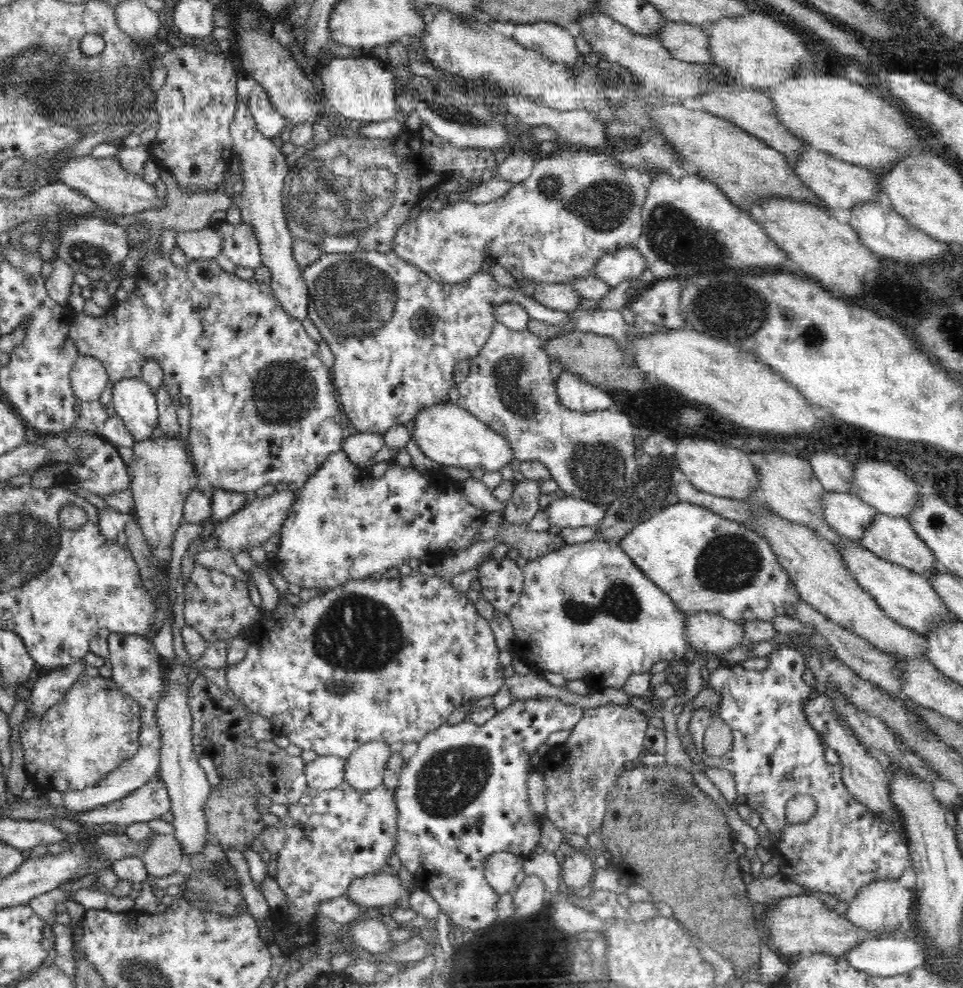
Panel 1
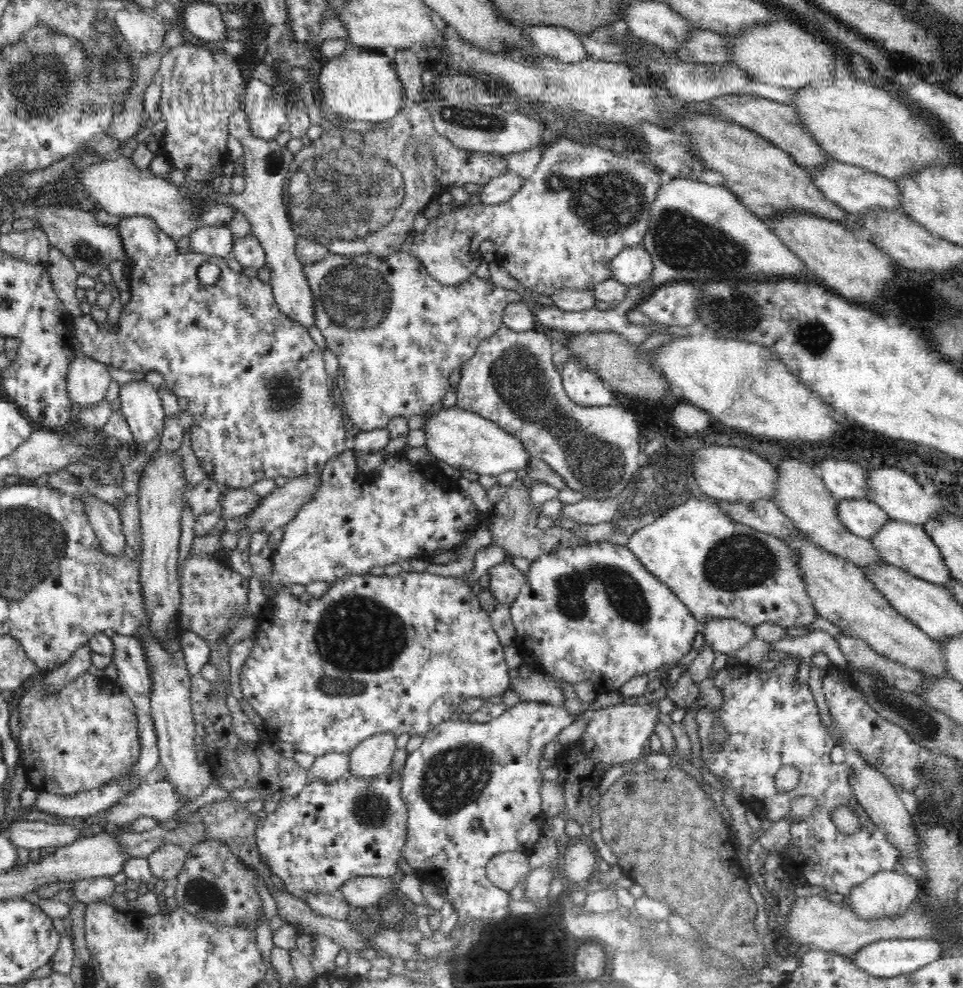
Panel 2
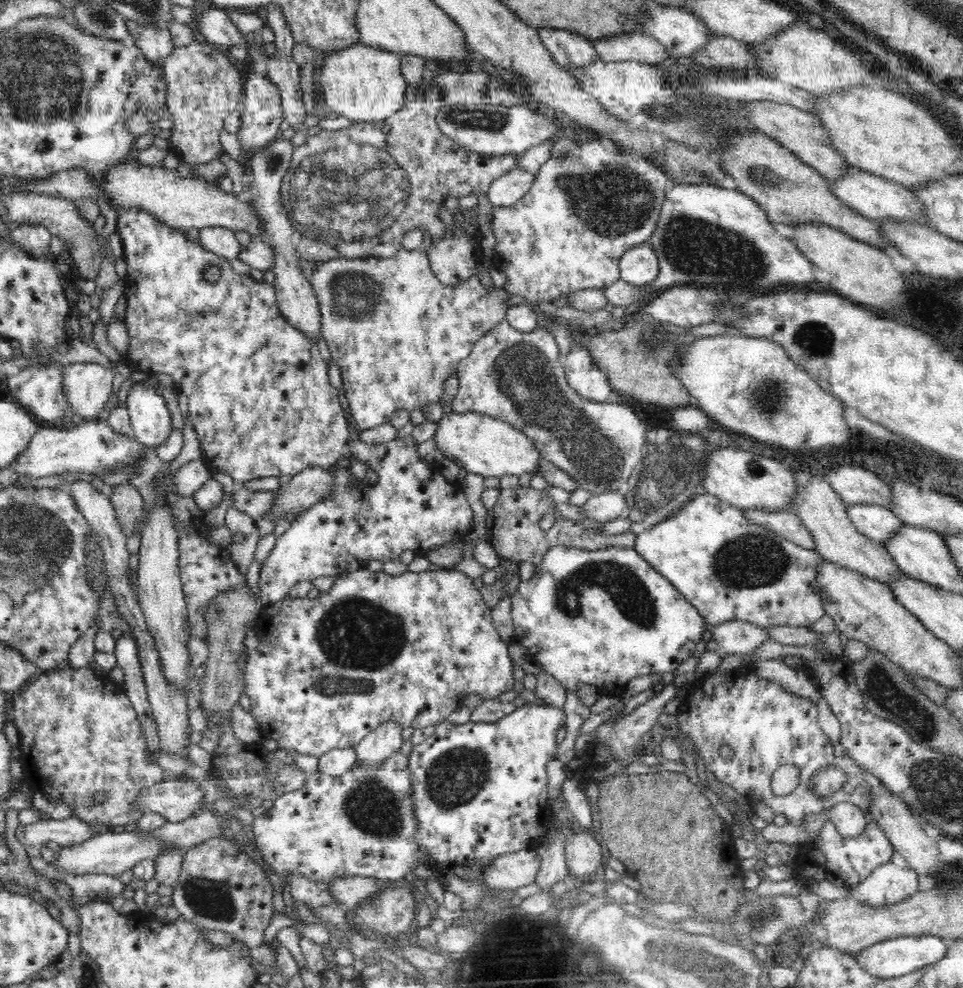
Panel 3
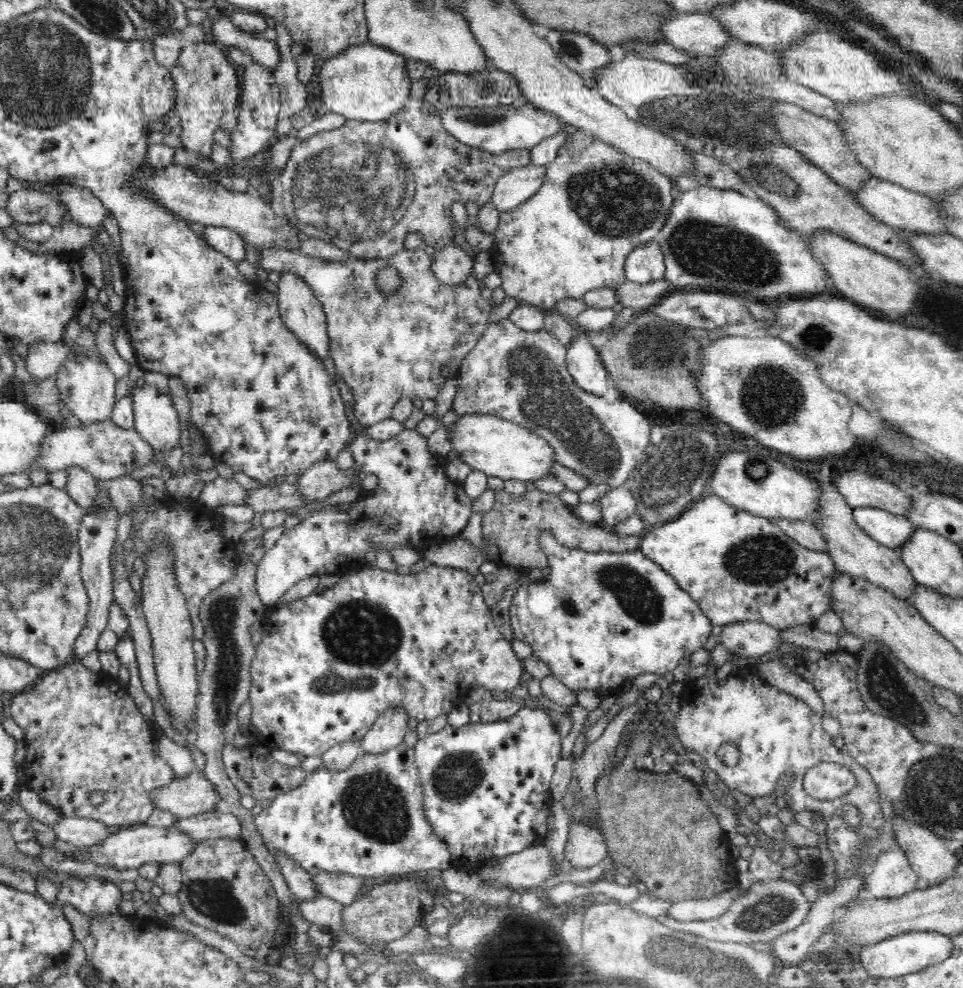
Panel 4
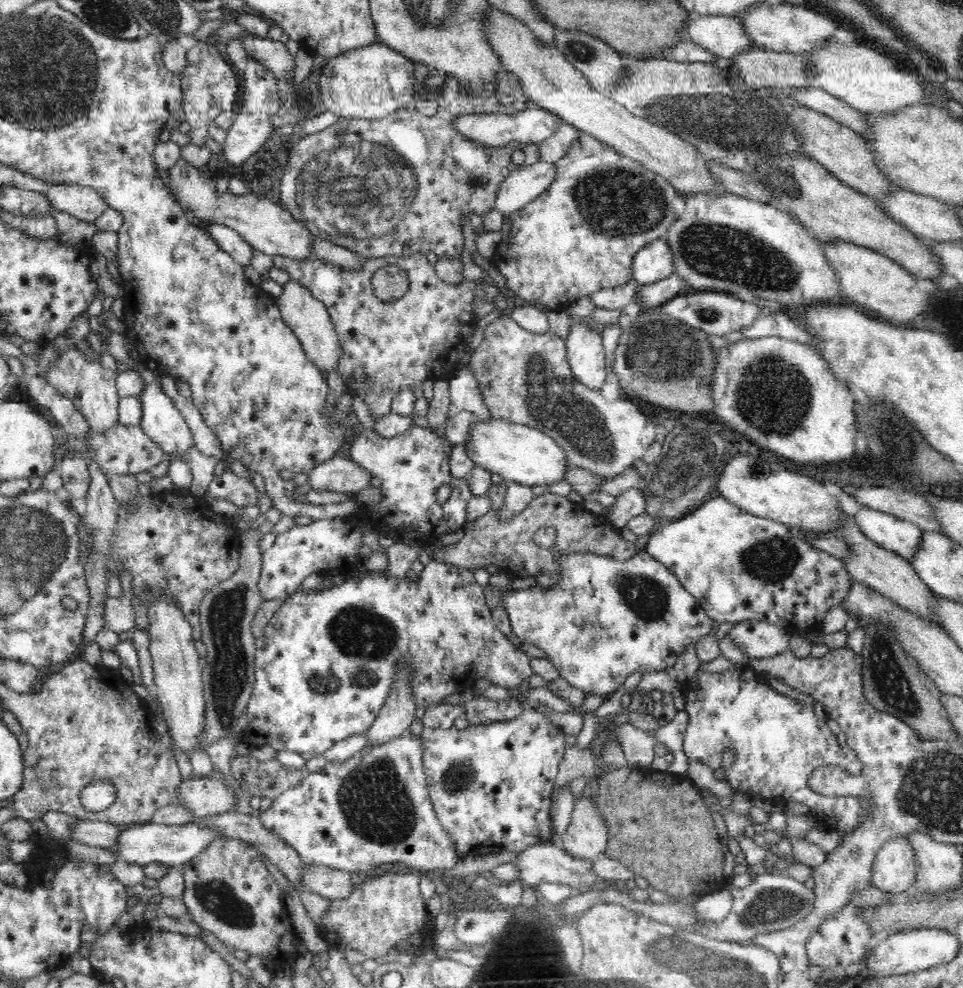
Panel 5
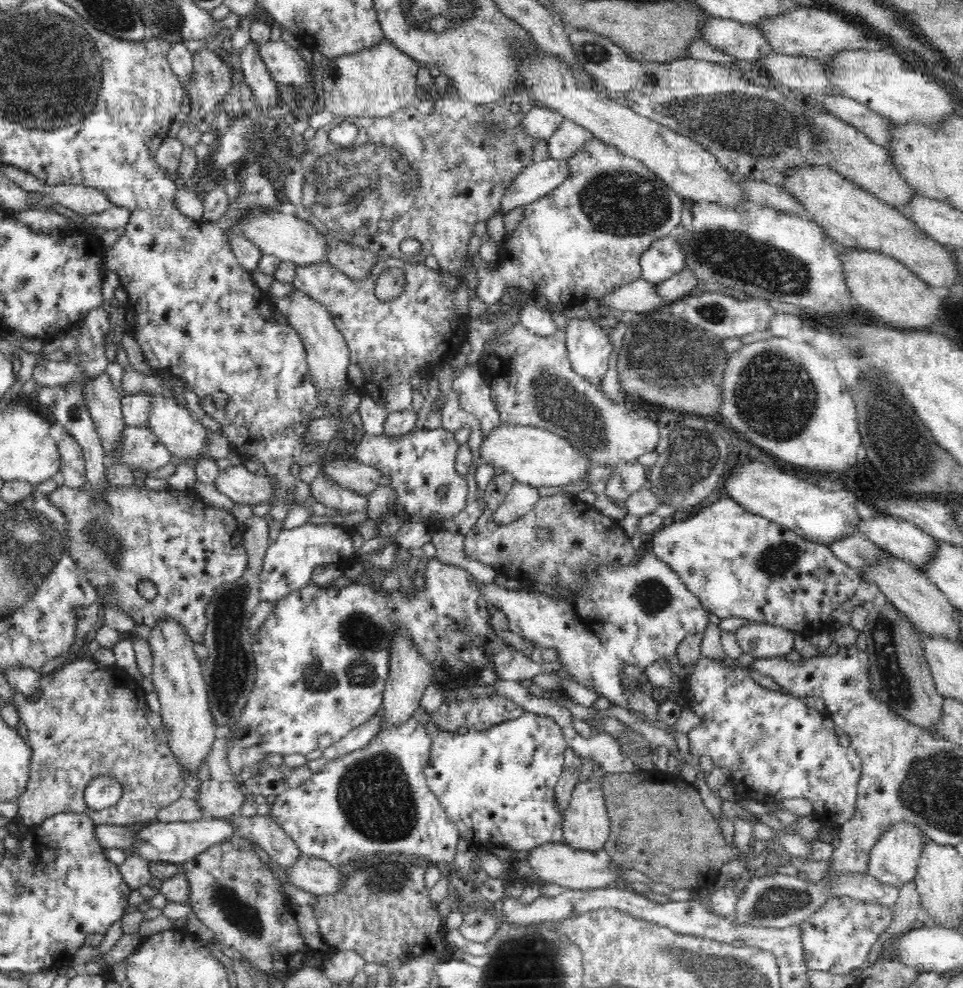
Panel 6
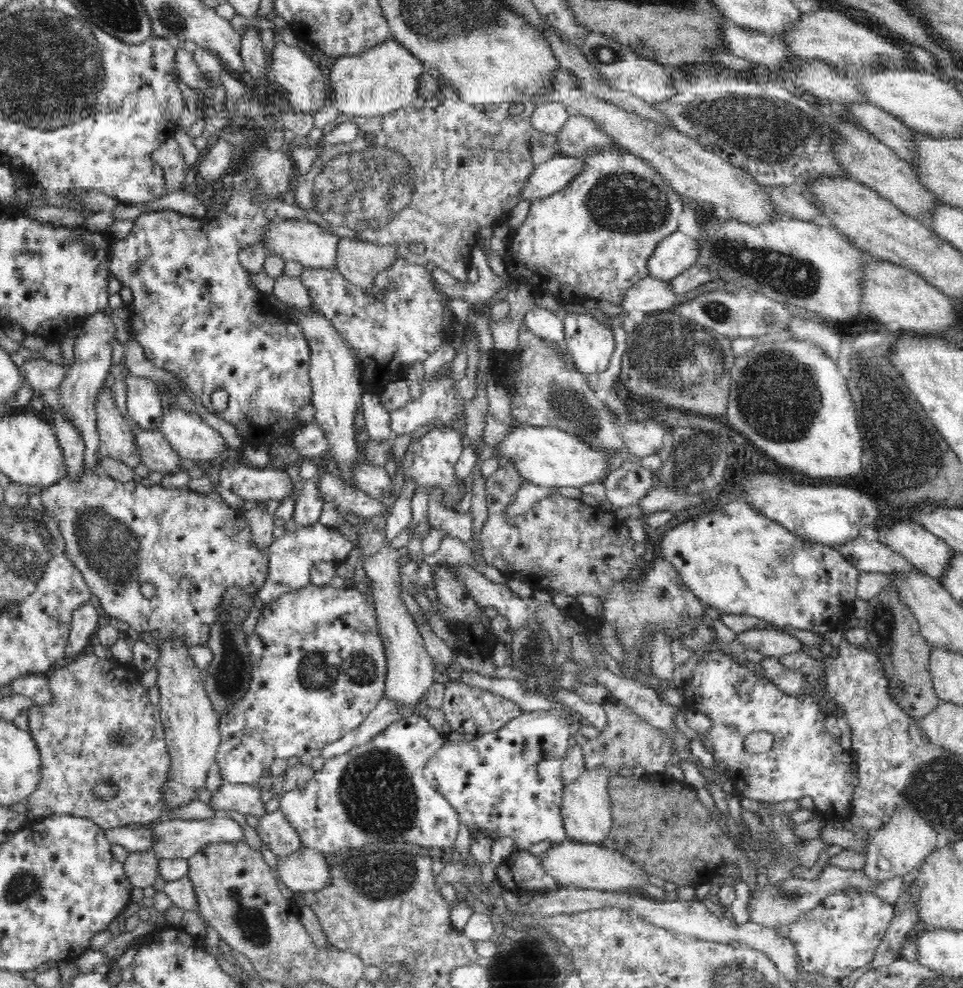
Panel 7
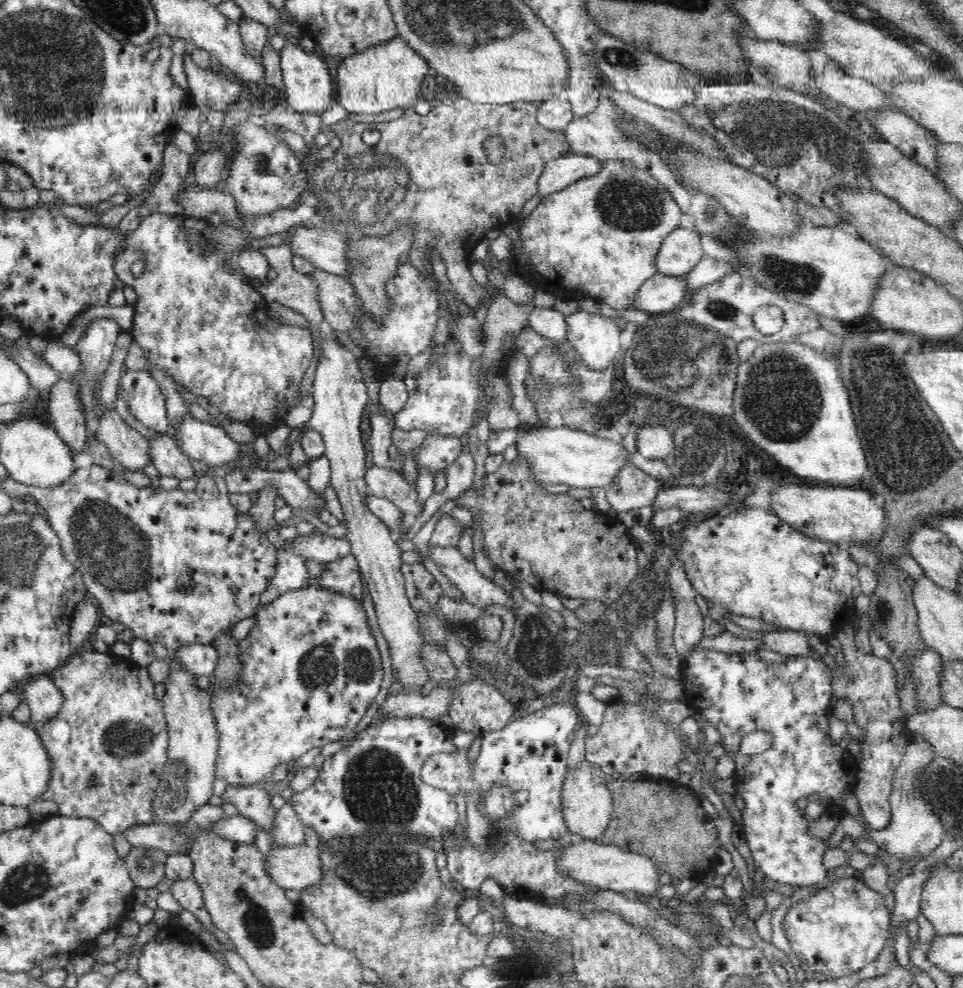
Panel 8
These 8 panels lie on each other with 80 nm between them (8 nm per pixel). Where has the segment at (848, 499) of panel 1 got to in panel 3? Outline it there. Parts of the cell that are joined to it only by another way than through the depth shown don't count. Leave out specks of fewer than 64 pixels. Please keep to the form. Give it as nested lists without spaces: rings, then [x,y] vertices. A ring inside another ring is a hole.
[[[847,504],[847,513],[858,532],[881,543],[903,524],[894,512],[879,504]]]

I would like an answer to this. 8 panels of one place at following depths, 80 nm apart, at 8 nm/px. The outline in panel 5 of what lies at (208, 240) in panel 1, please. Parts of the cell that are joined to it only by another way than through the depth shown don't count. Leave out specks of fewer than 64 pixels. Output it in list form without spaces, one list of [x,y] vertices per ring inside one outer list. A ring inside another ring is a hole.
[[[214,223],[207,224],[208,232],[215,239],[219,247],[223,249],[236,263],[250,265],[253,257],[253,248],[234,229]]]

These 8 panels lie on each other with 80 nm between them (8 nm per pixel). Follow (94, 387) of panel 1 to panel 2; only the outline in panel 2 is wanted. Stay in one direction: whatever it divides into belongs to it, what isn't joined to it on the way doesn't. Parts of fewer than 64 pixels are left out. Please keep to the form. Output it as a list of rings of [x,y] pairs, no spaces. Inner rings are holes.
[[[76,356],[67,374],[68,393],[72,403],[82,407],[104,400],[111,380],[106,365],[90,357]]]

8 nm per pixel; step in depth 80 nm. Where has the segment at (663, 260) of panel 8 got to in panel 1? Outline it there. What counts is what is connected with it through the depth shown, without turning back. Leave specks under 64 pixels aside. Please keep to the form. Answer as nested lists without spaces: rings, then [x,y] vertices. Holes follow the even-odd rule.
[[[628,246],[600,256],[594,266],[594,277],[614,288],[627,278],[638,277],[646,269],[645,260],[636,247]]]

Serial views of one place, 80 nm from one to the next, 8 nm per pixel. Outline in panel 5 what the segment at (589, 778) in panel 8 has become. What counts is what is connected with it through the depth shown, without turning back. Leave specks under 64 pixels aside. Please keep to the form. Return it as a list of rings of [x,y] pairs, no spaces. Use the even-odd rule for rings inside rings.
[[[575,798],[574,814],[563,836],[563,849],[573,857],[594,862],[605,854],[608,827],[590,798]]]

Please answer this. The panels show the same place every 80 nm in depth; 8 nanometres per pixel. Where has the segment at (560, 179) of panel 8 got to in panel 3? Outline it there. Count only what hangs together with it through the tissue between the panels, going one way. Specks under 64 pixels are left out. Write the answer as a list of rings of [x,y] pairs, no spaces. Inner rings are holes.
[[[514,167],[508,174],[492,181],[486,197],[493,206],[512,206],[530,190],[532,182],[534,182],[532,173]]]

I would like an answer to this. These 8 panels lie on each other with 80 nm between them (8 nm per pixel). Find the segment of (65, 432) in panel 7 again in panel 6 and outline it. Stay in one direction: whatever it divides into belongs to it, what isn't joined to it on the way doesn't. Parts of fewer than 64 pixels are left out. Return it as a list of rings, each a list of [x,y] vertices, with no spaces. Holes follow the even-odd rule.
[[[66,434],[59,442],[61,485],[80,489],[87,486],[85,476],[85,456],[82,447],[76,443],[74,437]]]

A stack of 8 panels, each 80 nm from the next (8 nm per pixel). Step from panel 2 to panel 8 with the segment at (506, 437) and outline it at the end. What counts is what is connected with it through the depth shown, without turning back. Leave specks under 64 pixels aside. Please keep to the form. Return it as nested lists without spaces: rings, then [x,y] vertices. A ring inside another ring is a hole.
[[[540,426],[522,432],[520,440],[514,444],[518,455],[524,453],[536,477],[542,483],[568,484],[576,488],[606,488],[618,478],[618,474],[632,464],[632,454],[624,444],[602,438],[597,433],[587,433],[566,427]]]

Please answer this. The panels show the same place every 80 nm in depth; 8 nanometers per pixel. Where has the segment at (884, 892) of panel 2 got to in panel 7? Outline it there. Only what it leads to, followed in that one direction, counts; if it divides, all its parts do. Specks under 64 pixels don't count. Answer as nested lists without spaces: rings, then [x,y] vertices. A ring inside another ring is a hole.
[[[909,804],[898,808],[890,822],[876,832],[870,832],[867,854],[863,869],[874,881],[883,882],[892,878],[904,878],[912,870],[918,869],[924,858],[941,845],[934,827],[922,815],[913,810]]]

